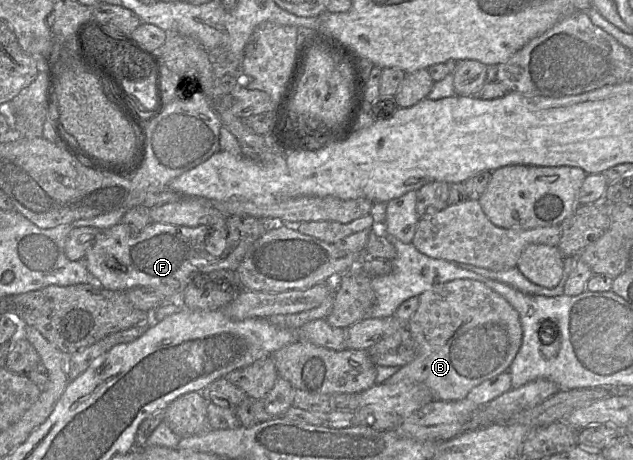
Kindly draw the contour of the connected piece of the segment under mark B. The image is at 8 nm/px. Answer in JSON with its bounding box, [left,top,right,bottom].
[384,279,522,401]

